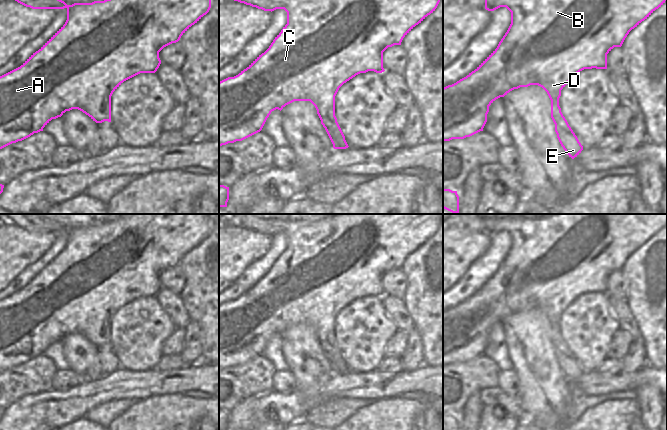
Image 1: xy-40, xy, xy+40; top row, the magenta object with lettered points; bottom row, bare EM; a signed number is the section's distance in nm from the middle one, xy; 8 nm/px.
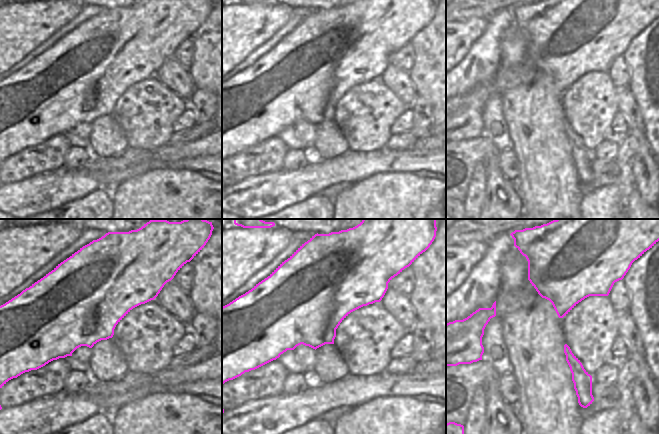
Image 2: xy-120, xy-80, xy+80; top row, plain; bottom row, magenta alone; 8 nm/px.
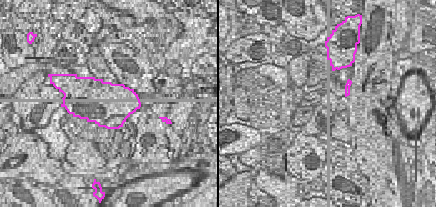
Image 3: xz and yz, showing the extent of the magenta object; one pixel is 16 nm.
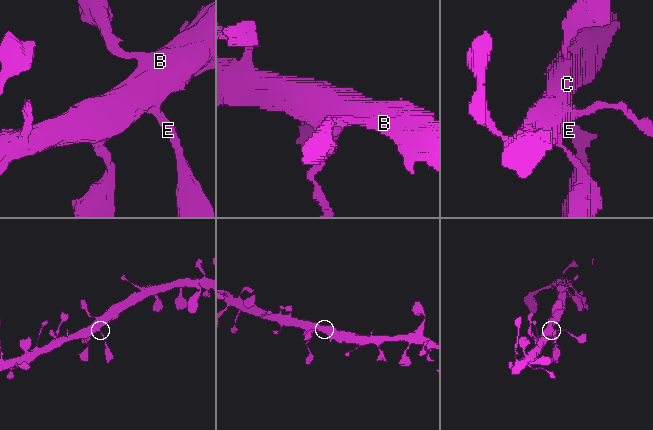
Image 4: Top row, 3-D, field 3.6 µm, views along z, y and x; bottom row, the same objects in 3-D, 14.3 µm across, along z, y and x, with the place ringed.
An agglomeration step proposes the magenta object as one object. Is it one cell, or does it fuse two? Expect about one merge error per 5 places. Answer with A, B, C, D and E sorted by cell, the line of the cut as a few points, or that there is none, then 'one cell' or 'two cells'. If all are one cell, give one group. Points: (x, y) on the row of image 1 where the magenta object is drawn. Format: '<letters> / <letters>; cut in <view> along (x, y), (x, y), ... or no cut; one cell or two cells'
A B C D E; no cut; one cell

